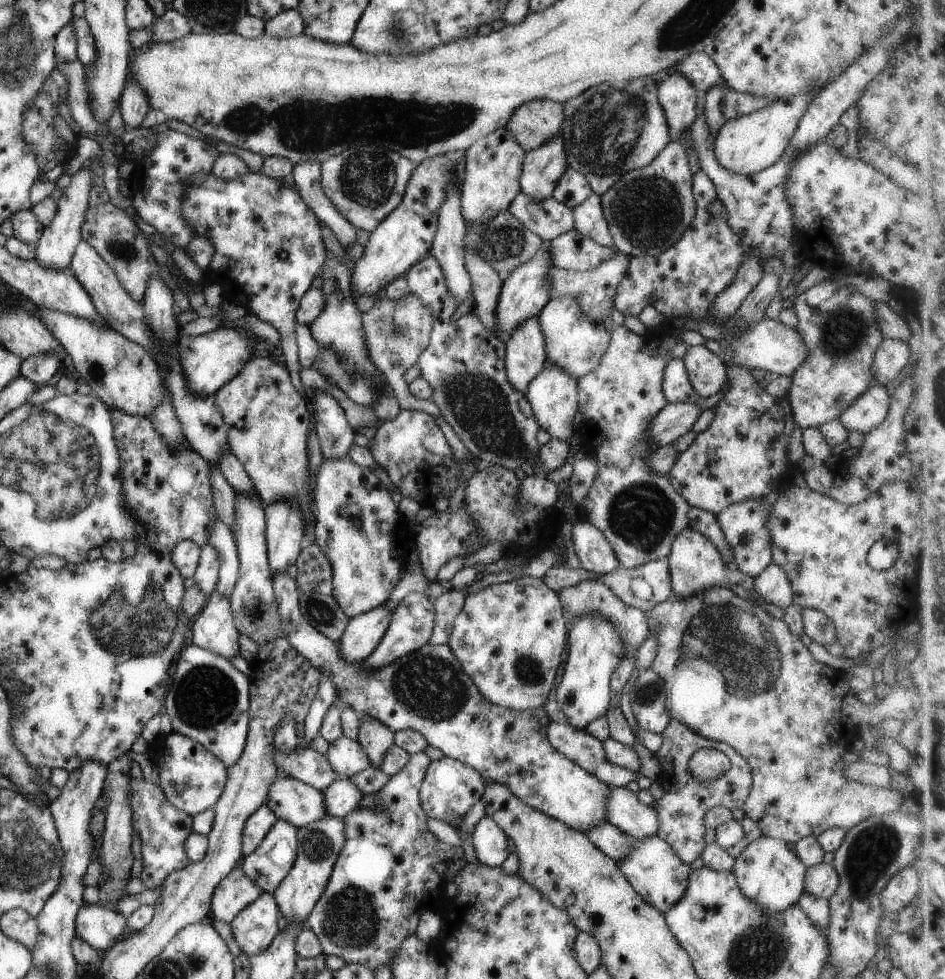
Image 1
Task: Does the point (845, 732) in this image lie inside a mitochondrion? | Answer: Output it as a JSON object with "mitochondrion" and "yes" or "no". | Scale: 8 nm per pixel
{"mitochondrion":"no"}

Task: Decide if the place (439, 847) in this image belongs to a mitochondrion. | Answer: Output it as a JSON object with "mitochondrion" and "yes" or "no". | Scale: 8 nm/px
{"mitochondrion":"no"}

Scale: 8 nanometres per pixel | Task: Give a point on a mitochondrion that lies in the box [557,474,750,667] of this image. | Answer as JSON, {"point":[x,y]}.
{"point":[641,514]}

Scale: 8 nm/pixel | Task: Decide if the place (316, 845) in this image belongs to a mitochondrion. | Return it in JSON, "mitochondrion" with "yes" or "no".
{"mitochondrion":"yes"}

